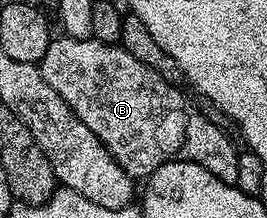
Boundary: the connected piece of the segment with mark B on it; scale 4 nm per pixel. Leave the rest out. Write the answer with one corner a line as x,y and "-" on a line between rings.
53,37
46,48
46,56
38,63
42,76
62,100
80,117
82,124
98,136
98,140
111,152
115,160
133,180
153,174
167,162
197,162
218,180
235,184
238,180
240,154
236,146
180,91
179,85
168,82
154,68
134,60
123,46
102,43
94,37

